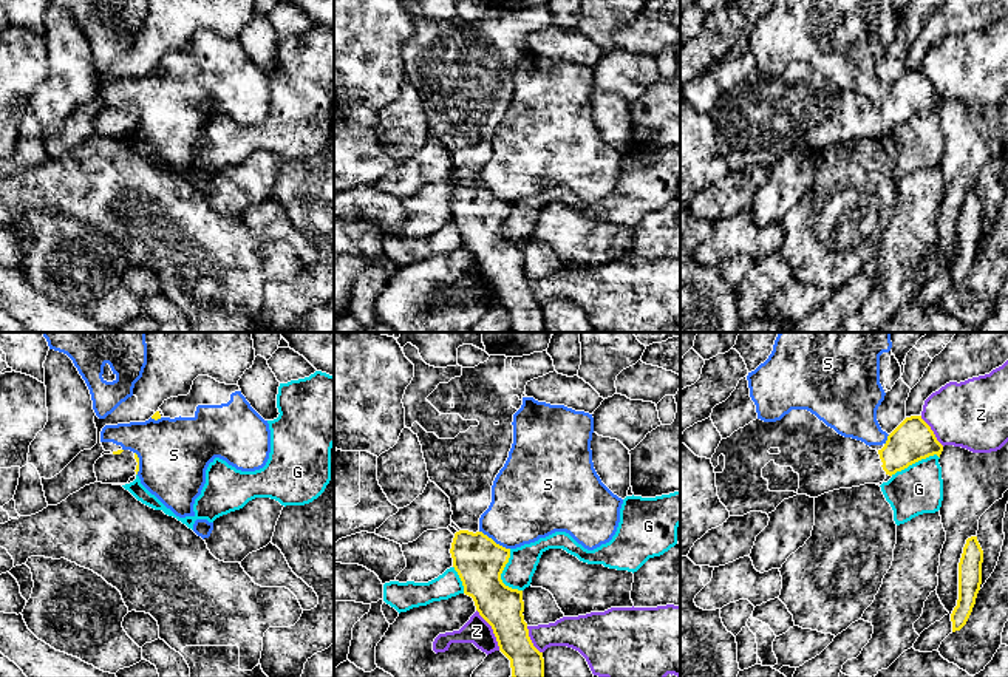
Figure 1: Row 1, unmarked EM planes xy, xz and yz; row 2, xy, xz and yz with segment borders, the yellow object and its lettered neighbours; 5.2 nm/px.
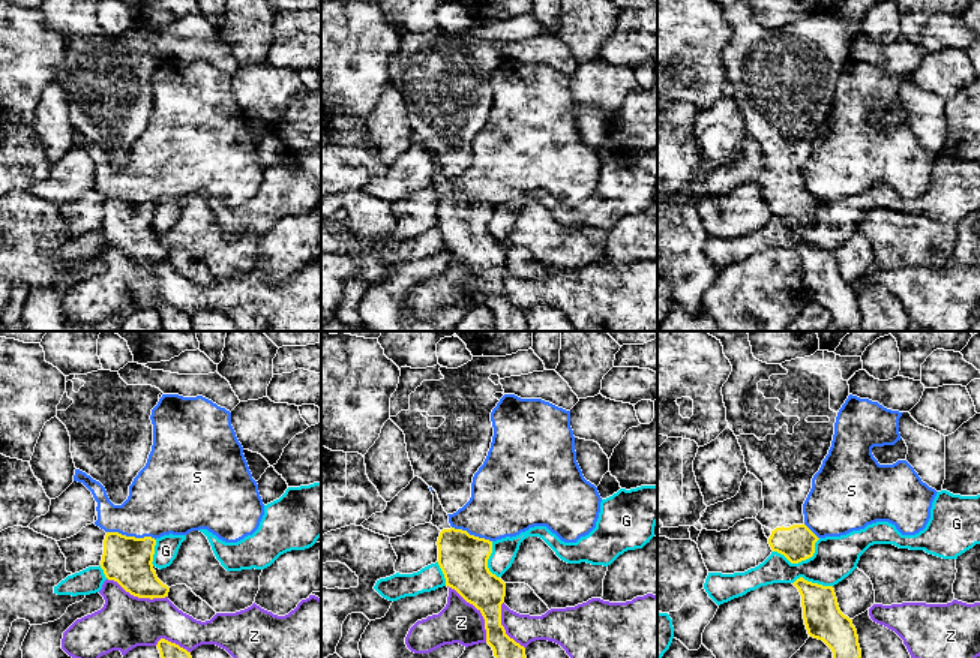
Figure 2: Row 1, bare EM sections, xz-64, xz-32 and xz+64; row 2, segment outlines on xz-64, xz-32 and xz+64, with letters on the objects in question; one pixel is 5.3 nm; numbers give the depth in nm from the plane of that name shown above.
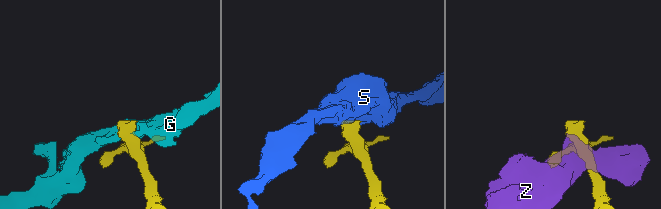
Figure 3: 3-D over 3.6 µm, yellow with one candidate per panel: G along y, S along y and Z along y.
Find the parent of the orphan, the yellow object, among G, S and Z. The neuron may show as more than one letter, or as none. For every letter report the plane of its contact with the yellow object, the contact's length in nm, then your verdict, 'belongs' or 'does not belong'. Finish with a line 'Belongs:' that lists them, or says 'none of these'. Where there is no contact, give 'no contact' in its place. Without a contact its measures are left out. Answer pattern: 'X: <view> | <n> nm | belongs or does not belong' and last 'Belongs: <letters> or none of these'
G: xz | 240 nm | does not belong
S: xz | 190 nm | does not belong
Z: xz | 240 nm | does not belong
Belongs: none of these

